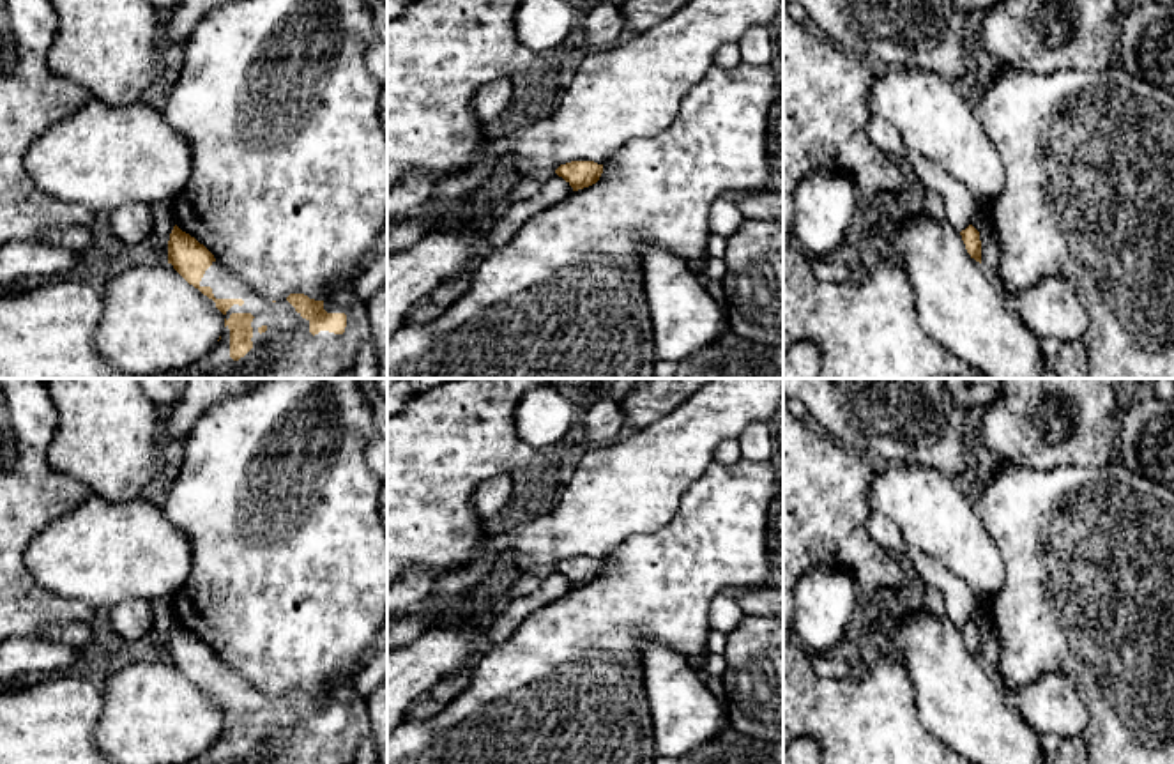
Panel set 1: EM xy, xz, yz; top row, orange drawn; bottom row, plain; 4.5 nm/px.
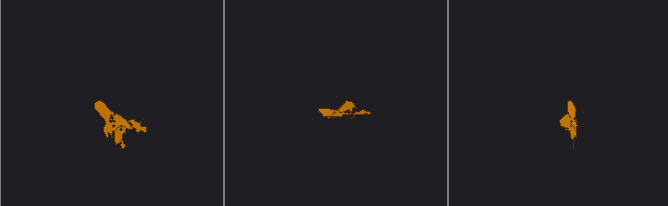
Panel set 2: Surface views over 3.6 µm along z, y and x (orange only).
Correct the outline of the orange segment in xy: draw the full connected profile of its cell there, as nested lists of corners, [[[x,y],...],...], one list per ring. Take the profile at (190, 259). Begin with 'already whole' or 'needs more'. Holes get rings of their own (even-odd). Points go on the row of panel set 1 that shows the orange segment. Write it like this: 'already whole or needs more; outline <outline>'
needs more; outline [[[177,225],[168,241],[168,264],[225,315],[217,343],[200,361],[150,377],[133,377],[113,368],[95,348],[103,290],[76,279],[53,279],[0,297],[0,378],[339,378],[352,370],[361,343],[371,336],[366,304],[354,290],[354,276],[334,286],[324,301],[304,294],[269,301]]]

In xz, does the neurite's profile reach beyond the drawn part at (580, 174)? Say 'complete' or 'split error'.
complete

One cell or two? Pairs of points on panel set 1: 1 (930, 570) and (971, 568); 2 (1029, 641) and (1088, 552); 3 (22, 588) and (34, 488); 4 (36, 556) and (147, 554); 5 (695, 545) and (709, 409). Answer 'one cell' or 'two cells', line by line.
1: two cells
2: one cell
3: one cell
4: one cell
5: two cells

